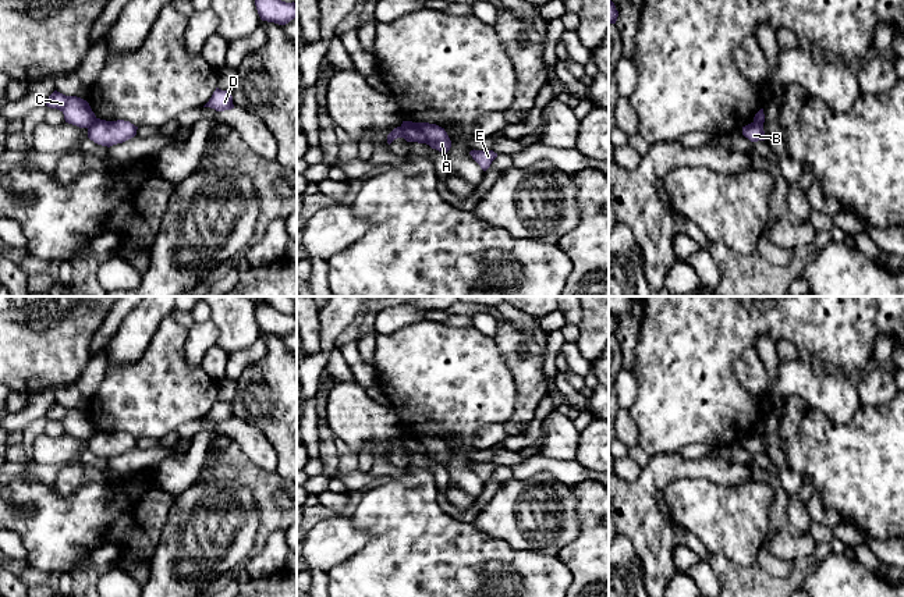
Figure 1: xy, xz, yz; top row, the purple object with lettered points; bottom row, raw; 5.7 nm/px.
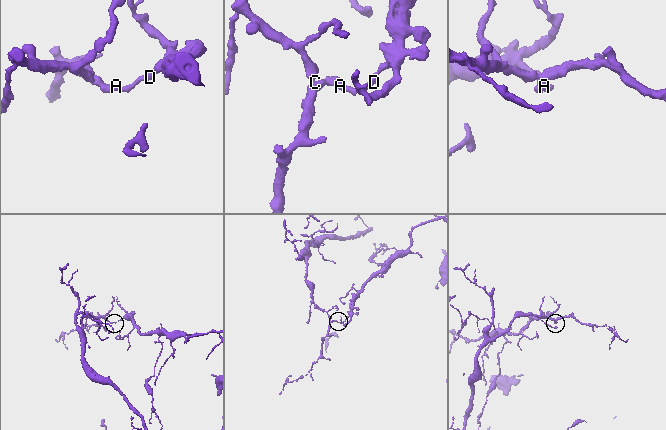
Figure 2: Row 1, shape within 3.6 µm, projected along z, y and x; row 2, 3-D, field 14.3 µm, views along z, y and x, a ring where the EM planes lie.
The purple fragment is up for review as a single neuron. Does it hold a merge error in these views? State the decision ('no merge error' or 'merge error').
merge error

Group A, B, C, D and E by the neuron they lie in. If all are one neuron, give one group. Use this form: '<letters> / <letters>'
A B D E / C

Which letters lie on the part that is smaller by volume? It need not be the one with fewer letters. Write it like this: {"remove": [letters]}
{"remove": ["C"]}

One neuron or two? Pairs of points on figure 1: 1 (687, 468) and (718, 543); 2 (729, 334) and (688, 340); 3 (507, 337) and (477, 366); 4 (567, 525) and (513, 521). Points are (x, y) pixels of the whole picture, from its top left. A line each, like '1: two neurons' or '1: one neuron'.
1: two neurons
2: one neuron
3: two neurons
4: one neuron

